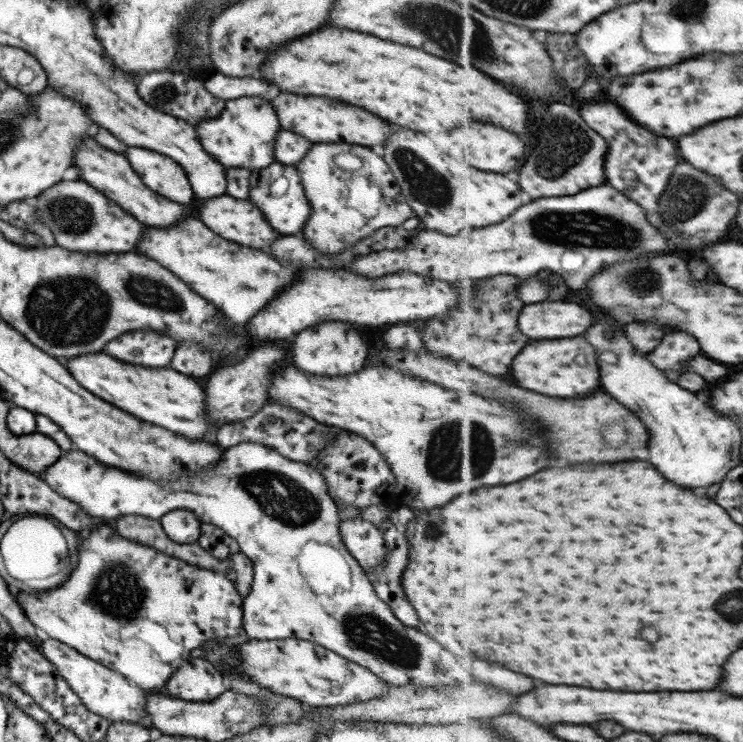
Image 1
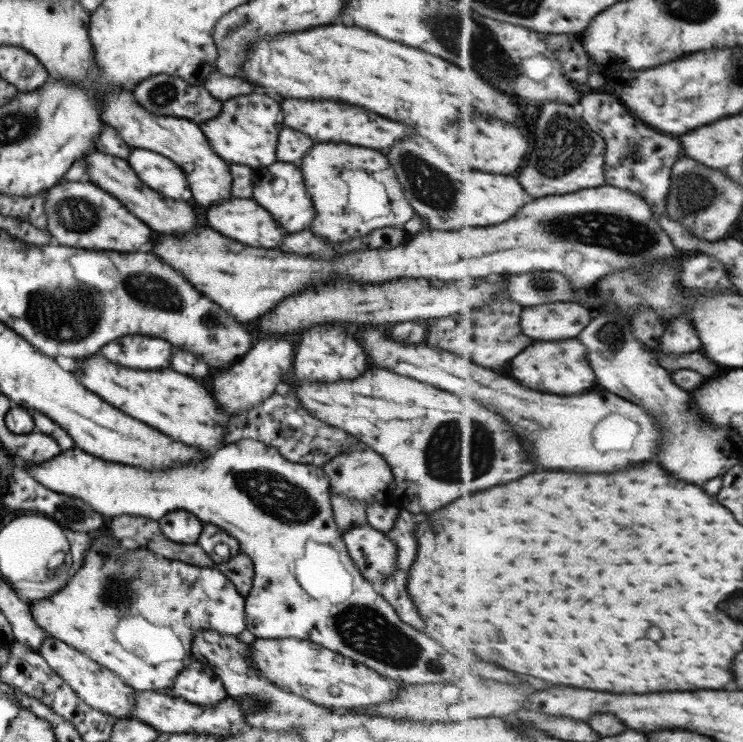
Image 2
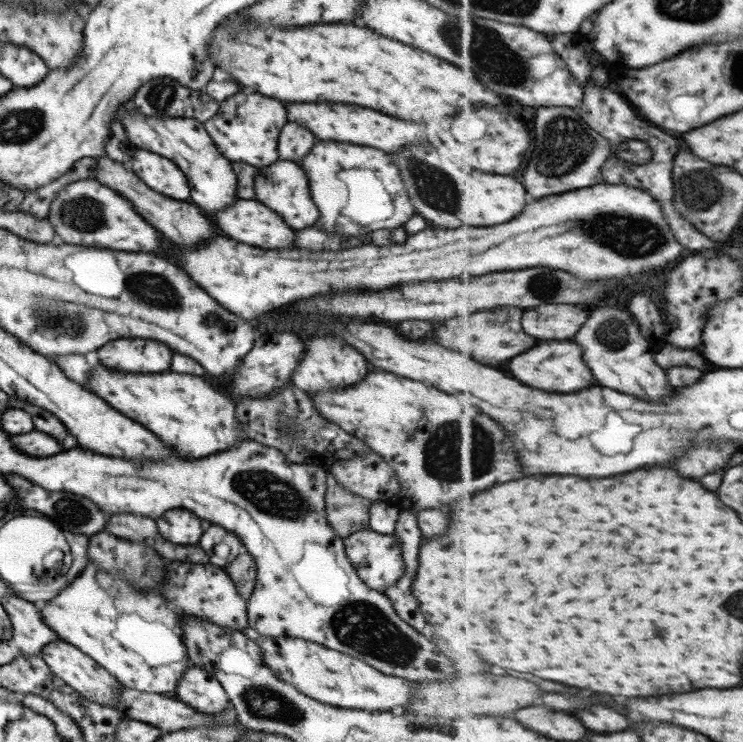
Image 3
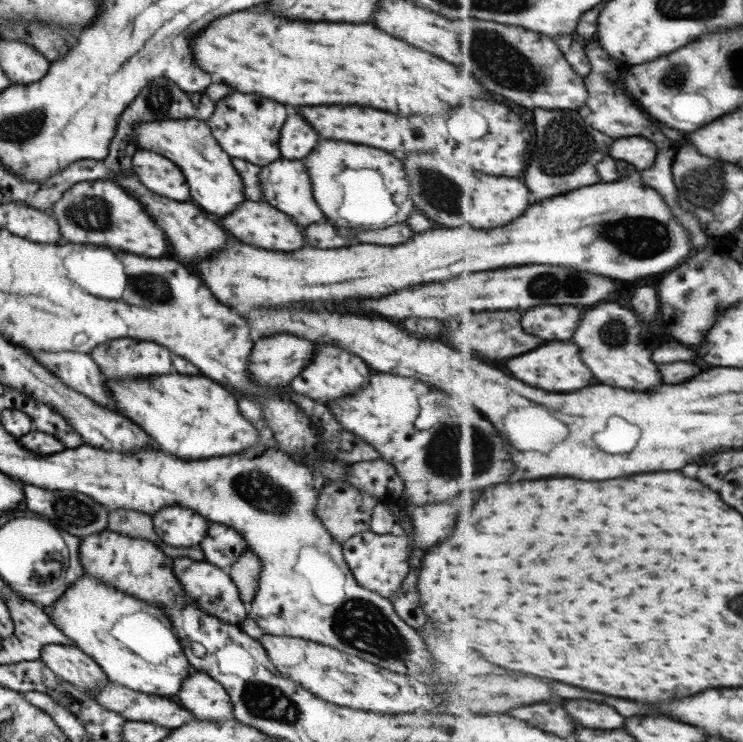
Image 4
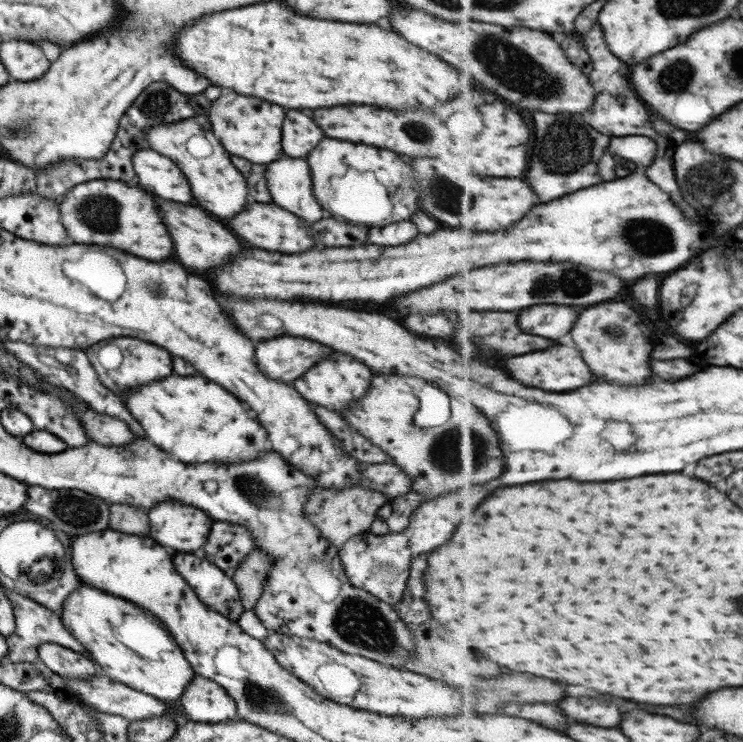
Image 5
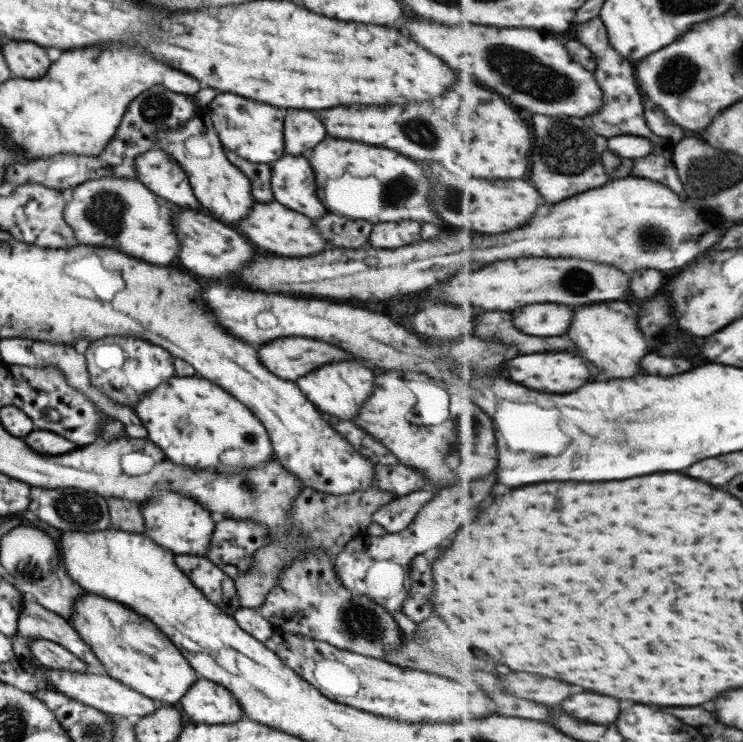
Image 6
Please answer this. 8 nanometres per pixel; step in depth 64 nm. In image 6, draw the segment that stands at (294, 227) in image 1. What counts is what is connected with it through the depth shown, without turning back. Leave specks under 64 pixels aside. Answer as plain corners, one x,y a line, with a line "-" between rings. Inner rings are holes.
285,154
269,165
270,187
275,202
314,220
327,212
317,199
315,175
305,158

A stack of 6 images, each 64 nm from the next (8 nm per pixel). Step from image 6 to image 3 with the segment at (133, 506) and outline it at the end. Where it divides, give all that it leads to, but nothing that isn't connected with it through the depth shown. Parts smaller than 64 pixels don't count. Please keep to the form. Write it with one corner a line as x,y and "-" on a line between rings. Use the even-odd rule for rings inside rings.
129,513
109,514
106,517
103,530
127,541
149,543
151,548
167,562
185,561
193,564
208,562
207,555
197,545
175,545
164,541
157,532
154,519

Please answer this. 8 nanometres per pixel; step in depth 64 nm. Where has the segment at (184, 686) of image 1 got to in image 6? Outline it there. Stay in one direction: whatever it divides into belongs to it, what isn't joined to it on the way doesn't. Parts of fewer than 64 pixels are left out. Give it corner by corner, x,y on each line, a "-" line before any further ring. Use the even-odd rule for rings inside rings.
197,678
178,701
191,723
231,724
244,718
237,699
207,679

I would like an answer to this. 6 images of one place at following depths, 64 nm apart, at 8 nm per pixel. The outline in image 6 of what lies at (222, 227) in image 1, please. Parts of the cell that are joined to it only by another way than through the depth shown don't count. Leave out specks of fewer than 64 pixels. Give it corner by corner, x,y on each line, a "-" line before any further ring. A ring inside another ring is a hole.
269,202
269,204
253,204
249,216
245,216
240,220
239,230
251,240
257,242
255,246
275,252
279,256
289,256
289,258
303,258
303,256
313,256
319,254
327,248
327,242
321,238
321,234
317,232
314,219
308,216
293,212
277,202

